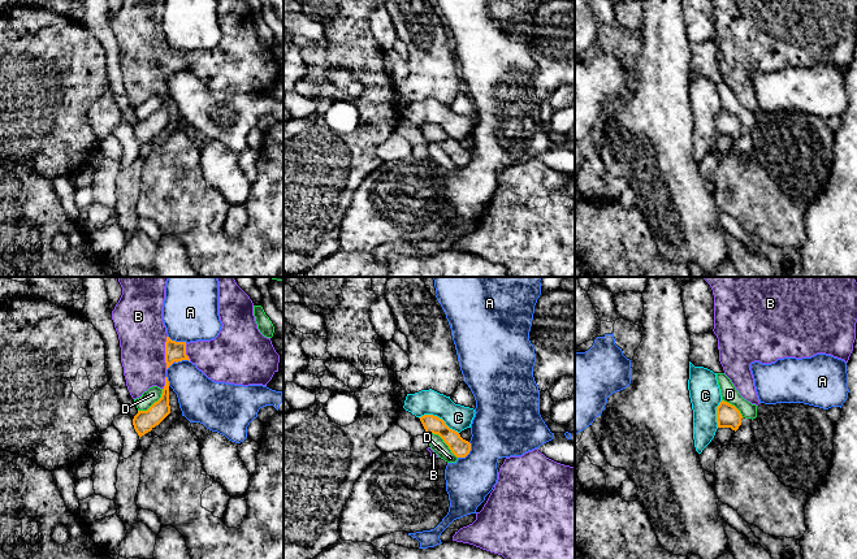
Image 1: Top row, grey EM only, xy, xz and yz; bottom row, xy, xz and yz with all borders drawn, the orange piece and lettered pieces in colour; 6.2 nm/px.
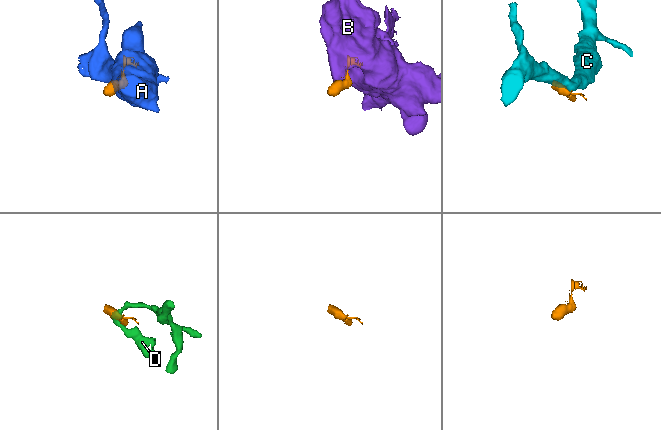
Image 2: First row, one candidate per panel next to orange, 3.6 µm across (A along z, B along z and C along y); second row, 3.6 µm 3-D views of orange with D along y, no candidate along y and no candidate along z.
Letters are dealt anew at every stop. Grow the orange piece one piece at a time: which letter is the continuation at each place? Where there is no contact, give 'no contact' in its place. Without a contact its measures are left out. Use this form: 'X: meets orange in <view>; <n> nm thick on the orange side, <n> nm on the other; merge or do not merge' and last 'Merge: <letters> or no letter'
A: meets orange in xz; 120 nm thick on the orange side, 360 nm on the other; do not merge
B: meets orange in xy; 130 nm thick on the orange side, 300 nm on the other; merge
C: meets orange in xz; 120 nm thick on the orange side, 160 nm on the other; do not merge
D: meets orange in xz; 120 nm thick on the orange side, 90 nm on the other; do not merge
Merge: B

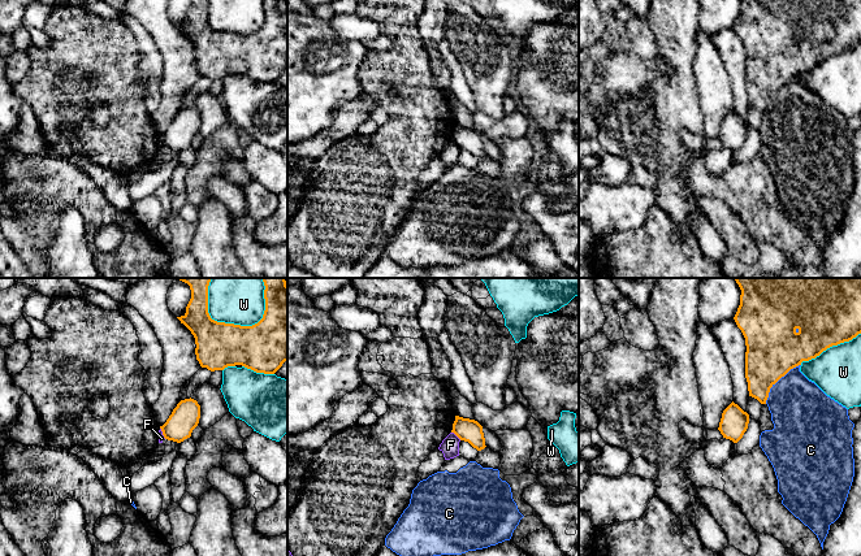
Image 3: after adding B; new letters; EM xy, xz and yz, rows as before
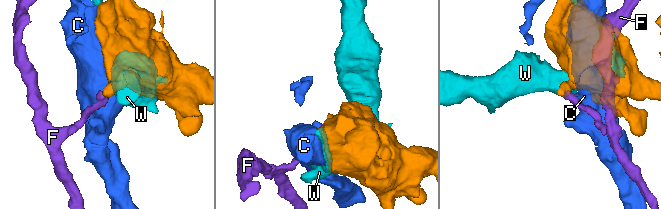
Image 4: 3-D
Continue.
C: meets orange in yz; 340 nm thick on the orange side, 380 nm on the other; do not merge
F: meets orange in xz; 140 nm thick on the orange side, 110 nm on the other; do not merge
W: meets orange in xy; 360 nm thick on the orange side, 360 nm on the other; do not merge
Merge: no letter

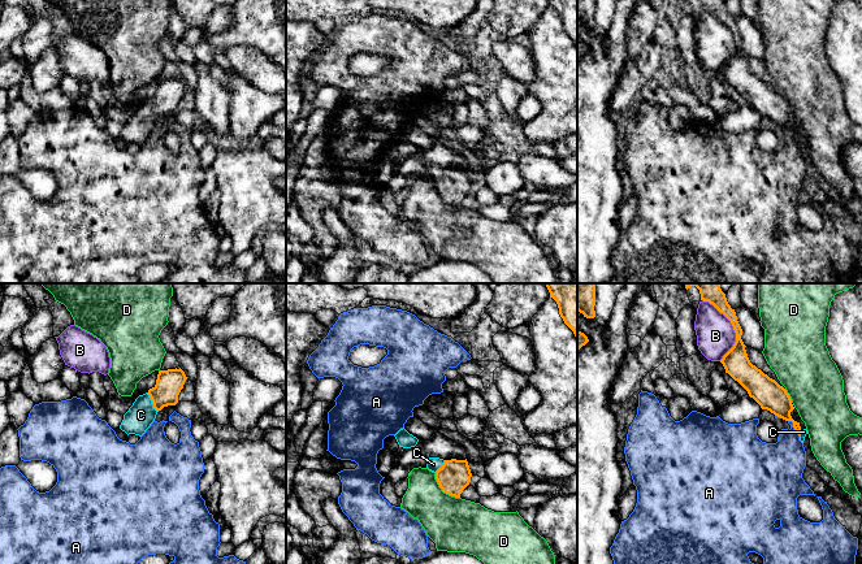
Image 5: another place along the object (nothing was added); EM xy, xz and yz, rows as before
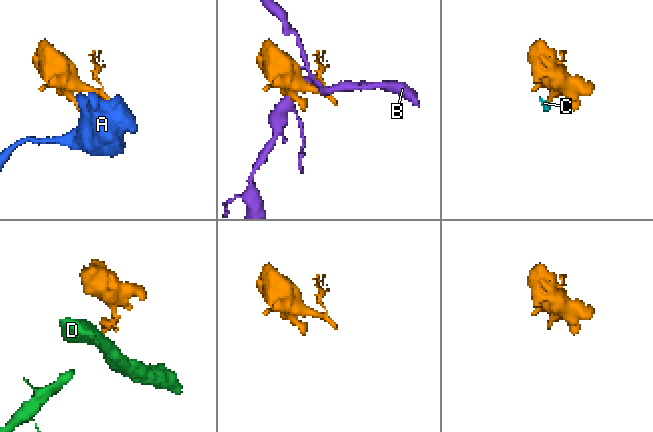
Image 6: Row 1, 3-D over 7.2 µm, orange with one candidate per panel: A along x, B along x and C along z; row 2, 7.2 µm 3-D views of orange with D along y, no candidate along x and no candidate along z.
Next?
A: meets orange in yz; 180 nm thick on the orange side, 280 nm on the other; do not merge
B: meets orange in yz; 160 nm thick on the orange side, 240 nm on the other; do not merge
C: meets orange in xy; 160 nm thick on the orange side, 170 nm on the other; merge
D: meets orange in xz; 200 nm thick on the orange side, 340 nm on the other; do not merge
Merge: C

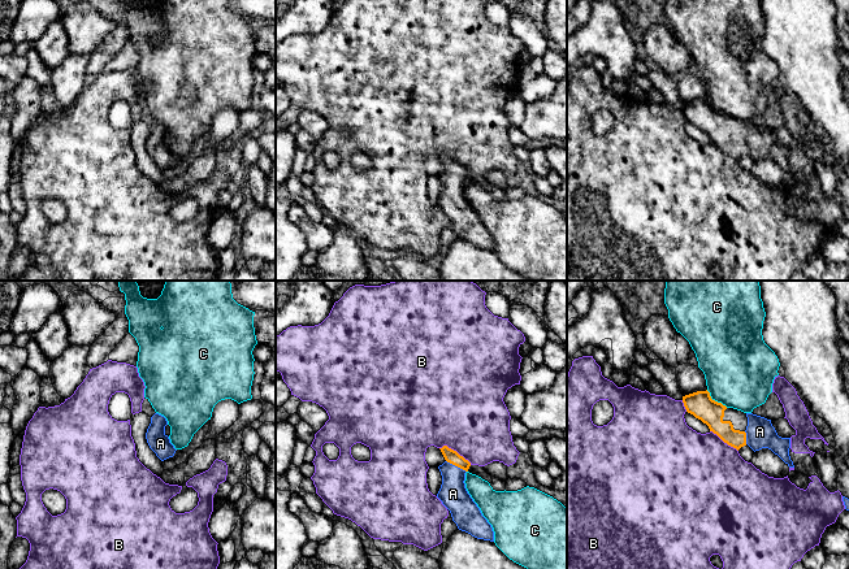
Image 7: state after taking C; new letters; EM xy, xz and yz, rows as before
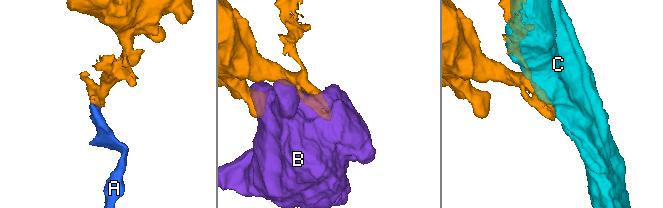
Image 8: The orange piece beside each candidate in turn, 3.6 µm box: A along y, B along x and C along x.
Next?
A: meets orange in xz; 90 nm thick on the orange side, 170 nm on the other; merge
B: meets orange in xz; 90 nm thick on the orange side, 480 nm on the other; do not merge
C: meets orange in yz; 160 nm thick on the orange side, 440 nm on the other; do not merge
Merge: A

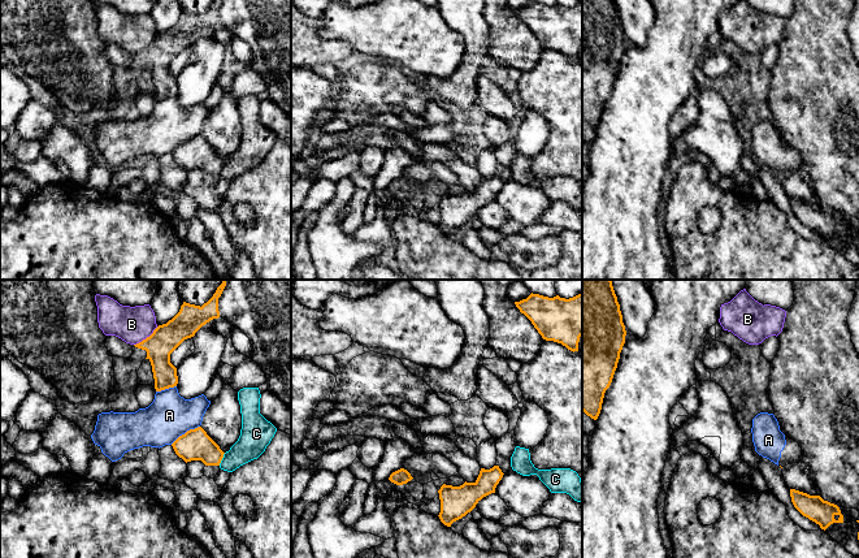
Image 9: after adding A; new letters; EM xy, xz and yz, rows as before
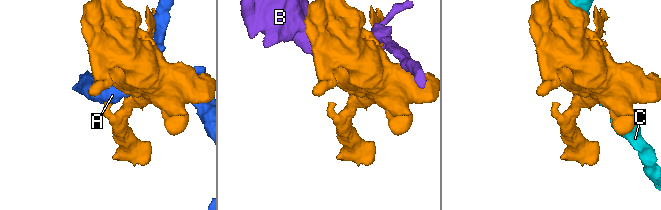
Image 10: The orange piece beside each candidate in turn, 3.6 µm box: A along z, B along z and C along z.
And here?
A: meets orange in xy; 190 nm thick on the orange side, 280 nm on the other; do not merge
B: meets orange in xy; 180 nm thick on the orange side, 220 nm on the other; do not merge
C: meets orange in xy; 190 nm thick on the orange side, 180 nm on the other; do not merge
Merge: no letter

